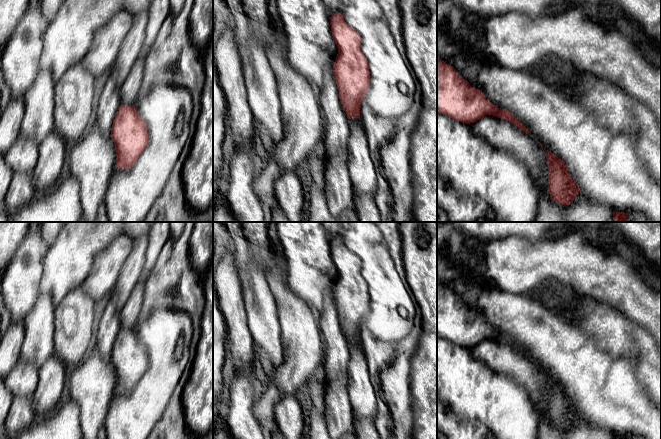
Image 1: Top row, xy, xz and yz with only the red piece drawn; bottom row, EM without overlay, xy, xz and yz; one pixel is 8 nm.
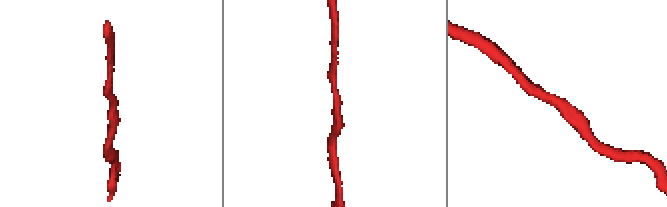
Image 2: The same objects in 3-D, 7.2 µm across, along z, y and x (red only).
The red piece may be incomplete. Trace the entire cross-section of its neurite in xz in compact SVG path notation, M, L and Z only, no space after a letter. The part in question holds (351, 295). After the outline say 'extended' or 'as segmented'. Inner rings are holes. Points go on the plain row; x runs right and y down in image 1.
M335 237L329 243L338 272L333 299L339 323L348 343L360 342L361 326L370 305L369 288L361 275L361 261L345 246L341 237Z; as segmented

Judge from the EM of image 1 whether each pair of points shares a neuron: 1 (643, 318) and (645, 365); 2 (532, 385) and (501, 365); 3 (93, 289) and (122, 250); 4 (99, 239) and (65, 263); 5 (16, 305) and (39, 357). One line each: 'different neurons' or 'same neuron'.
1: different neurons
2: same neuron
3: same neuron
4: same neuron
5: different neurons

